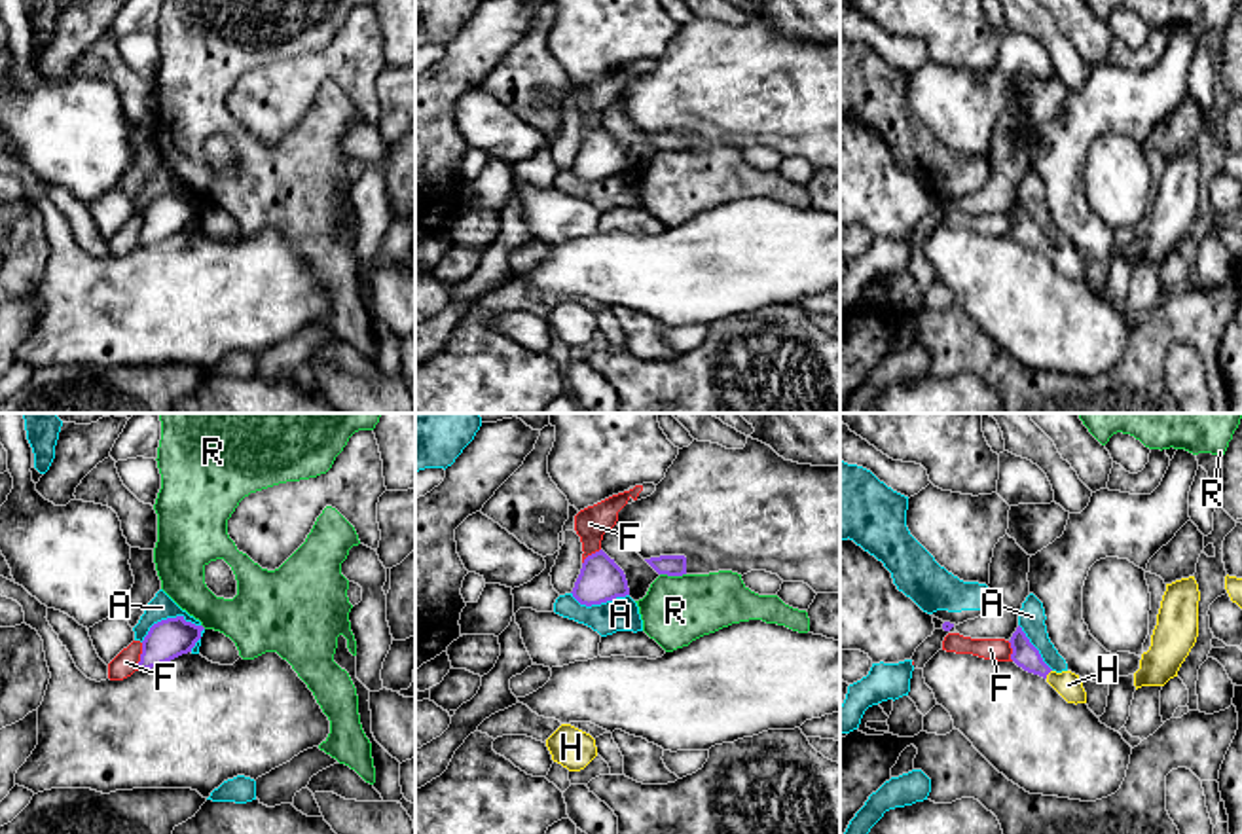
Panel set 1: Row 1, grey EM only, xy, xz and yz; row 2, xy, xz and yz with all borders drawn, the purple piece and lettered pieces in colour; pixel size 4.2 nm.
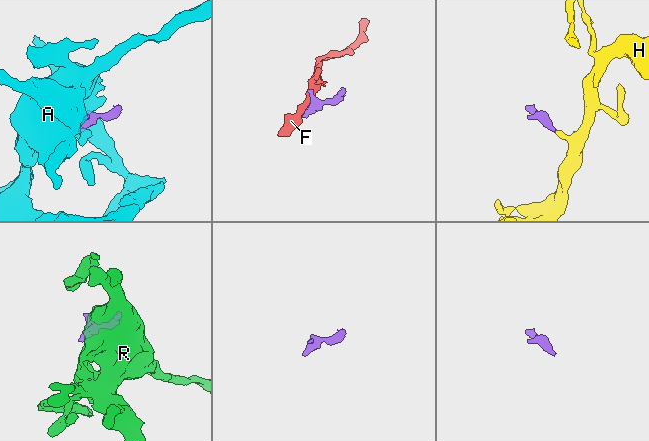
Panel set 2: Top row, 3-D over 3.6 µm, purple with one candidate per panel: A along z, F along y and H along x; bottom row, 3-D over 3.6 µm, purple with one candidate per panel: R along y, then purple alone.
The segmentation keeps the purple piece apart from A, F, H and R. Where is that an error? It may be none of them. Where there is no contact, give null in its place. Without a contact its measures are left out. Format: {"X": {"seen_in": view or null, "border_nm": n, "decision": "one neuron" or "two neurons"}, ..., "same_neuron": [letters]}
{"A": {"seen_in": "xy", "border_nm": 260, "decision": "two neurons"}, "F": {"seen_in": "xy", "border_nm": 110, "decision": "two neurons"}, "H": {"seen_in": "yz", "border_nm": 50, "decision": "one neuron"}, "R": {"seen_in": "xz", "border_nm": 110, "decision": "two neurons"}, "same_neuron": ["H"]}

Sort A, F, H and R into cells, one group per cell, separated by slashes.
A / F / H / R

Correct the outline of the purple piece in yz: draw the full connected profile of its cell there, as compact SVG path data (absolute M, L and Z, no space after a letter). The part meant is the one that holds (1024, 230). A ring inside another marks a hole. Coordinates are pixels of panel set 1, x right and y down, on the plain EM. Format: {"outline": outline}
{"outline": "M1018 201L1011 212L1011 235L1028 248L1043 252L1068 279L1087 279L1087 267L1079 250L1071 246L1056 248L1041 233Z"}

